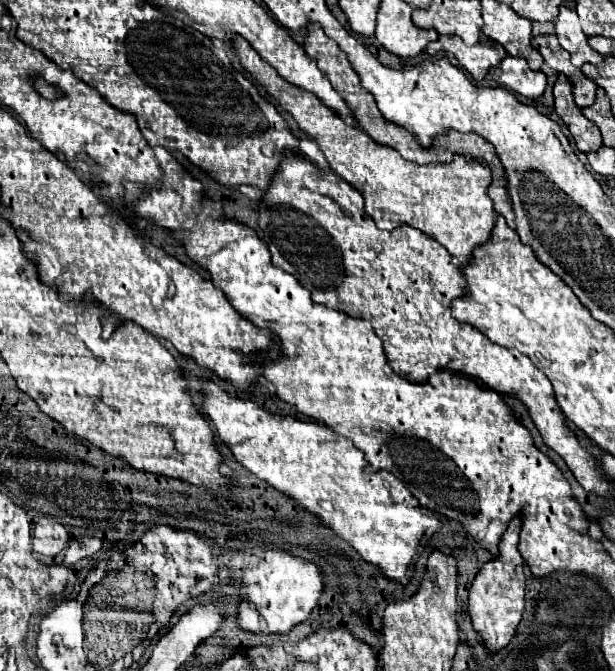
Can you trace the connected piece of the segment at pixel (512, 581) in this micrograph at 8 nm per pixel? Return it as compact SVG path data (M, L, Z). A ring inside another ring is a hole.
M500 557L484 563L470 587L468 613L472 617L474 631L482 637L484 649L490 655L498 653L512 641L512 637L516 635L518 623L522 621L522 613L524 613L524 571L522 567L514 569L512 565L510 569L504 569L504 567L506 565L502 563Z

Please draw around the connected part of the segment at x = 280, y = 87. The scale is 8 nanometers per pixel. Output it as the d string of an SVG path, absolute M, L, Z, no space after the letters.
M238 35L232 39L232 47L236 49L244 69L250 71L256 81L294 115L308 137L318 143L332 171L362 193L366 211L380 229L392 231L400 225L410 225L444 245L462 265L470 263L474 249L490 239L496 225L496 213L488 197L492 173L486 163L464 155L454 155L448 165L416 165L406 161L396 149L380 145L362 129L344 123L344 119L324 107L324 103L320 103L312 93L306 93L282 79L278 71L260 59L260 55Z

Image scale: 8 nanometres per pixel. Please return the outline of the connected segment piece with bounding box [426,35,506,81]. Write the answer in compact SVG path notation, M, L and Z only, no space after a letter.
M442 35L438 37L434 43L430 43L426 47L428 55L436 55L438 51L446 51L446 53L452 53L456 57L456 61L476 79L476 81L482 81L488 73L490 67L494 67L496 63L500 63L500 59L506 57L506 51L502 47L496 47L496 43L490 43L490 41L484 41L474 45L474 47L468 47L462 43L462 39L456 39L454 35Z

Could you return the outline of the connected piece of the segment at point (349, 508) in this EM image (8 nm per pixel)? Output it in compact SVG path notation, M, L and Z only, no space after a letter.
M204 383L204 415L214 423L218 437L232 449L238 463L242 463L256 477L270 483L274 489L282 491L294 499L304 511L318 517L318 521L340 535L358 557L370 565L376 565L382 575L394 583L408 585L412 575L408 575L414 561L416 549L422 543L422 537L430 529L440 529L440 519L434 511L420 507L420 503L410 495L410 491L390 475L388 471L370 471L364 453L352 445L350 439L336 435L330 427L318 423L304 423L294 417L278 417L260 409L250 399L234 399L218 385Z

